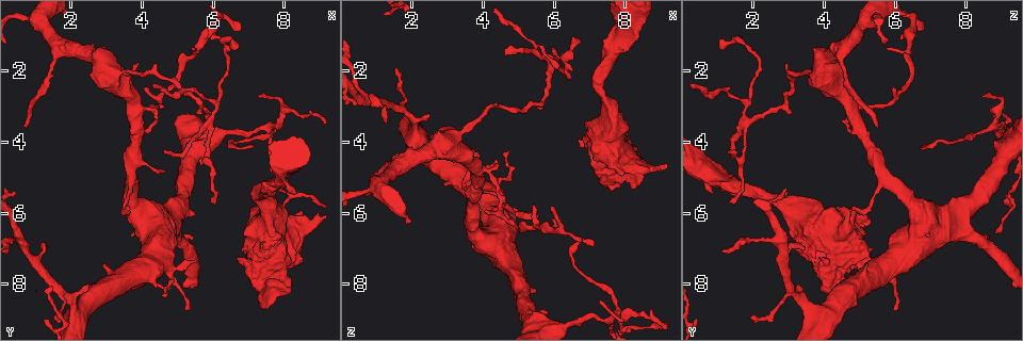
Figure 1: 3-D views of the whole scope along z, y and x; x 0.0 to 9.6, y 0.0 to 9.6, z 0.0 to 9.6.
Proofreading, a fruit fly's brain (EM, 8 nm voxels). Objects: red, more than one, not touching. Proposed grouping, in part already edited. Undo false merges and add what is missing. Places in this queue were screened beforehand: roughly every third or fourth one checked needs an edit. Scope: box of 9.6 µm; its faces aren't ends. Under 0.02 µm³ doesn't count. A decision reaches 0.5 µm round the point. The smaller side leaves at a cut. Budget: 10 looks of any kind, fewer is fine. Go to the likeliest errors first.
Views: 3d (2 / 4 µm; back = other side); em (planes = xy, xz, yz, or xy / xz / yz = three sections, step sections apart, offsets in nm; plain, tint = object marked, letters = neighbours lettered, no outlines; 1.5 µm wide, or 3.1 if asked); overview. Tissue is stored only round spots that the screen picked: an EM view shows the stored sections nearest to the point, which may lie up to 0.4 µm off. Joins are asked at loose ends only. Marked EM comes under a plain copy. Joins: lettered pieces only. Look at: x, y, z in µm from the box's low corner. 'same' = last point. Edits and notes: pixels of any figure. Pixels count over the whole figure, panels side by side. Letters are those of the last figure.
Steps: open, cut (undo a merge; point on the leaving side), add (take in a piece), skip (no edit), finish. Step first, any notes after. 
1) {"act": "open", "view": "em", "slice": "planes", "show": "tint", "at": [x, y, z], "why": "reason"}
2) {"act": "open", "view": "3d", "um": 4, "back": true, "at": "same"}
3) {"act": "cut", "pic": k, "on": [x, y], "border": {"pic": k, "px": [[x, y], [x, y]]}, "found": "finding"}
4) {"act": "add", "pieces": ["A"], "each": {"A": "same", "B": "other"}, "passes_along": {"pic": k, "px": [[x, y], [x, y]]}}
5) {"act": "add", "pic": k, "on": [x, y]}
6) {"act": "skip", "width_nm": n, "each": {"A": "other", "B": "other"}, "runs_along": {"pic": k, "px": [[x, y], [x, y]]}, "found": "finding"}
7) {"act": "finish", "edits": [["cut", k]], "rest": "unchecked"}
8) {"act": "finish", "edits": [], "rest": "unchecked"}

{"act": "open", "view": "em", "slice": "planes", "show": "letters", "at": [2.45, 7.95, 3.25], "why": "branch stops here"}

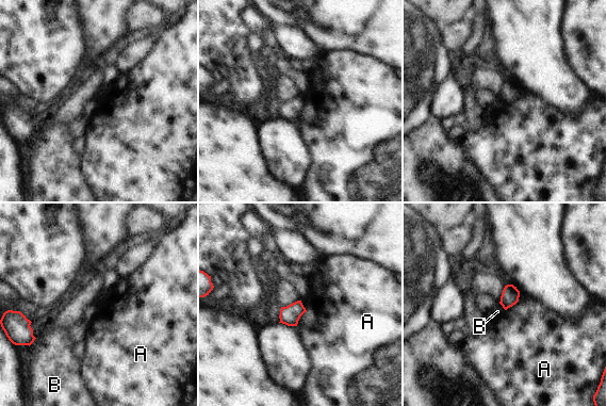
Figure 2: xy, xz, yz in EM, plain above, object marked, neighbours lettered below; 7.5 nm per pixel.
{"act": "skip", "longest_contact_nm": ["A", 170], "each": {"A": "other", "B": "other"}, "border": {"pic": 2, "px": [[520, 294], [519, 299], [505, 310]]}, "found": "none of them fits"}

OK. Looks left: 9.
{"act": "open", "view": "em", "slice": "planes", "show": "letters", "at": [5.90, 3.40, 1.90], "why": "three arms meet"}

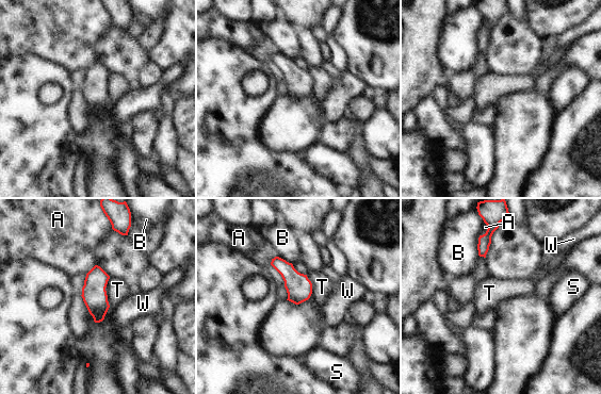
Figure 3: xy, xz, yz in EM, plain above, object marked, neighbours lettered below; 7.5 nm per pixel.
{"act": "skip", "each": {"A": "other", "B": "other", "S": "other", "T": "other", "W": "other"}, "border": {"pic": 3, "px": [[110, 278], [106, 288], [109, 306]]}, "found": "all the same neuron"}

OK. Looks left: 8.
{"act": "open", "view": "em", "slice": "planes", "show": "tint", "at": [7.25, 2.70, 8.40], "why": "thin end"}

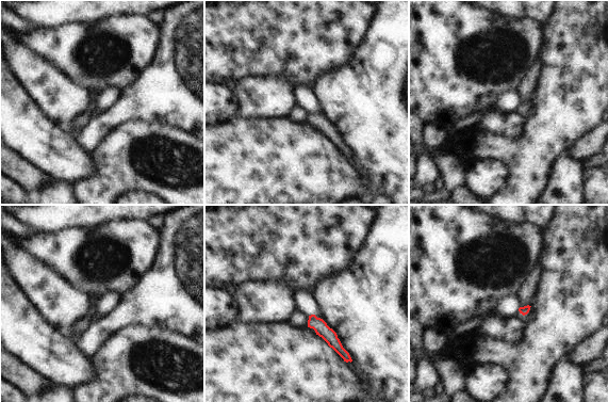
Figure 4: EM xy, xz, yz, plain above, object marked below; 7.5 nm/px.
{"act": "open", "view": "em", "slice": "planes", "show": "letters", "at": "same"}

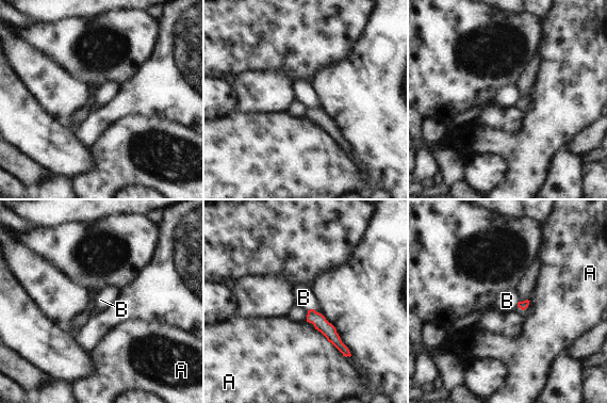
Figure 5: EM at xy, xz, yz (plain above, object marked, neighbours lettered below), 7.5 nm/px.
{"act": "skip", "each": {"A": "other", "B": "other"}, "runs_along": {"pic": 5, "px": [[310, 312], [330, 333], [344, 351]]}, "found": "none of them fits"}

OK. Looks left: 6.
{"act": "open", "view": "em", "slice": "yz", "step": 8, "show": "letters", "at": [7.90, 7.25, 5.30], "why": "stops while still wide"}

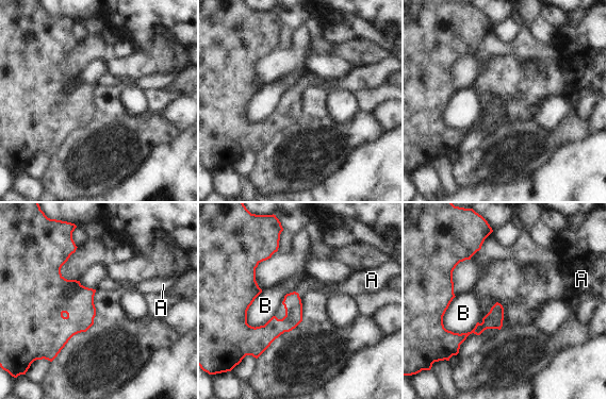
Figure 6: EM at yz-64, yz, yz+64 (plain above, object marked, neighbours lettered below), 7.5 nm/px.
{"act": "open", "view": "em", "slice": "xz", "step": 4, "show": "letters", "at": "same", "why": "another direction"}

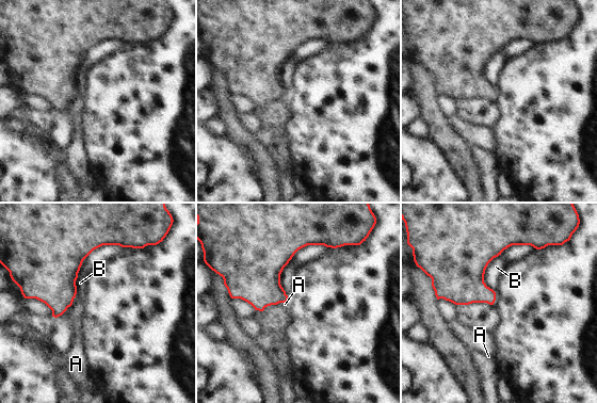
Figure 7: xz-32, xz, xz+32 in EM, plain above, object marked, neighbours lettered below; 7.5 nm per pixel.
{"act": "skip", "each": {"A": "other", "B": "other"}, "border": {"pic": 7, "px": [[500, 254], [484, 274], [494, 291]]}, "found": "none of them fits"}

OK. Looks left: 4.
{"act": "finish", "edits": [], "rest": "unchecked"}

